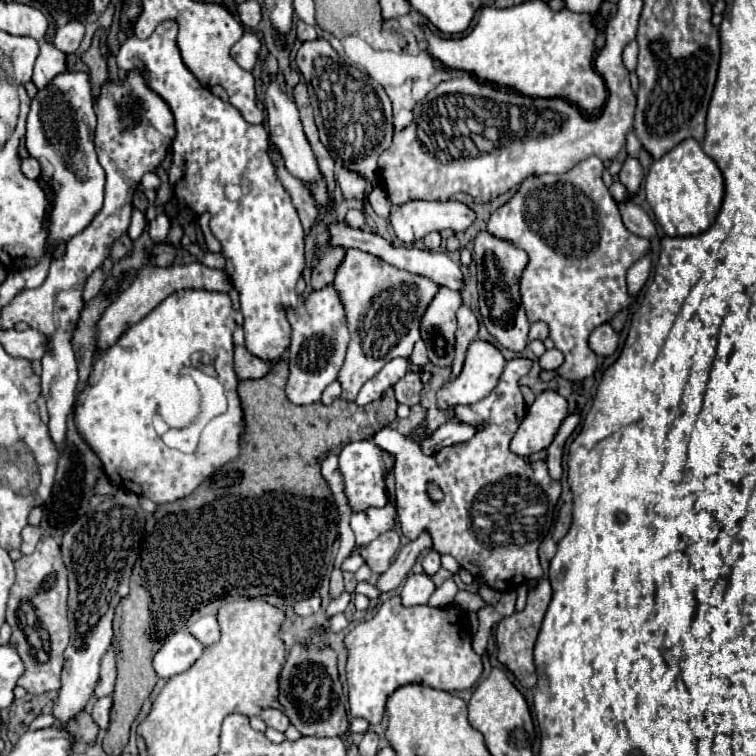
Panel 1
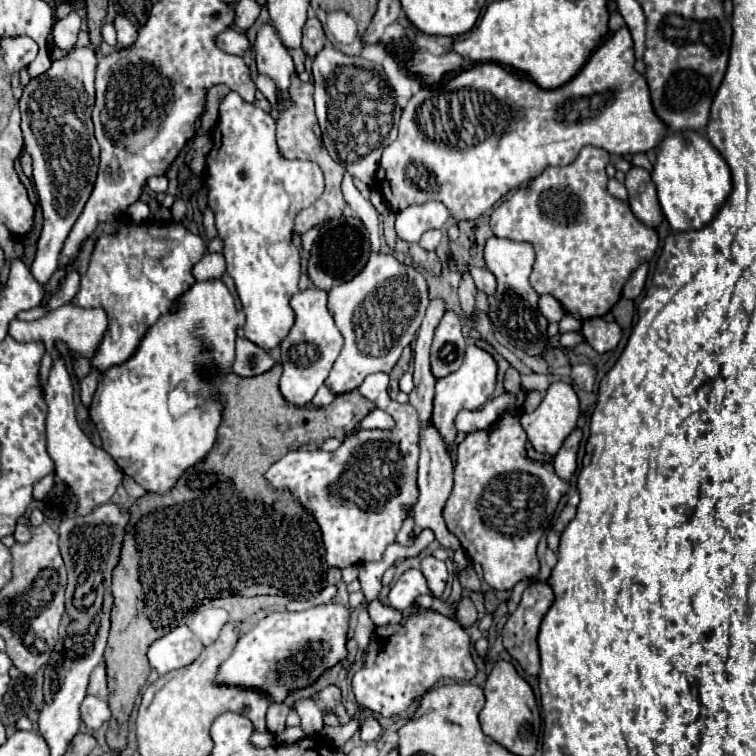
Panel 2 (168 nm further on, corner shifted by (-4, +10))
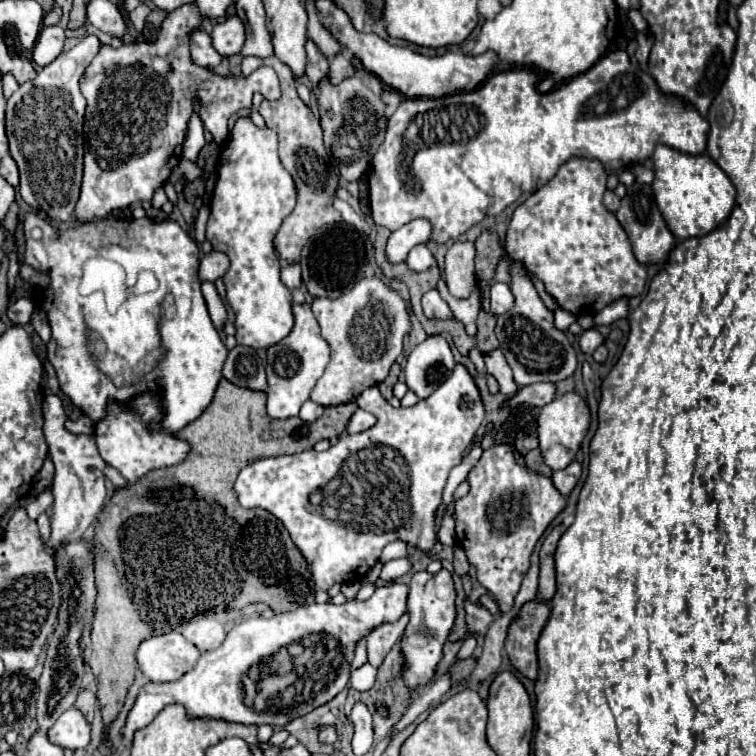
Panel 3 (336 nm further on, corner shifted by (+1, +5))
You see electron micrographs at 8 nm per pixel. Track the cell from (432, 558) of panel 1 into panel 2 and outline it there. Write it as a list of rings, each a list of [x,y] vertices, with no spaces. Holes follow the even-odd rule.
[[[426,556],[422,560],[422,568],[420,570],[422,570],[422,574],[428,580],[428,586],[432,590],[432,596],[434,598],[440,598],[442,596],[442,590],[444,590],[444,584],[446,584],[446,578],[448,578],[446,564],[442,560],[436,560],[434,556]]]

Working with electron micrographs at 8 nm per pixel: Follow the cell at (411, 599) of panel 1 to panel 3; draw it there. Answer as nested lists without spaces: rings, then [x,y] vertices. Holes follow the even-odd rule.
[[[389,583],[375,589],[375,593],[367,601],[347,601],[343,605],[335,603],[323,603],[323,605],[305,605],[289,613],[277,613],[271,619],[255,617],[245,619],[237,623],[225,637],[225,641],[211,651],[201,653],[197,665],[193,671],[185,673],[181,679],[171,683],[147,683],[139,695],[137,703],[133,703],[127,721],[121,729],[121,737],[133,739],[137,729],[143,729],[157,717],[161,709],[167,705],[183,705],[189,719],[221,719],[229,723],[241,723],[241,725],[273,725],[273,727],[285,727],[295,717],[303,717],[309,711],[317,709],[319,705],[329,703],[337,693],[343,691],[343,687],[349,683],[349,669],[351,661],[355,657],[355,647],[359,639],[367,637],[375,627],[381,623],[397,621],[407,611],[407,595],[409,587],[403,583]],[[311,633],[327,633],[339,641],[339,647],[343,649],[343,667],[319,667],[319,669],[307,669],[305,677],[305,705],[303,695],[291,693],[289,697],[279,693],[271,695],[269,701],[261,705],[261,709],[251,709],[243,701],[239,703],[239,675],[247,675],[251,669],[251,659],[265,659],[275,655],[281,647],[287,647],[293,641],[301,641],[303,637]]]

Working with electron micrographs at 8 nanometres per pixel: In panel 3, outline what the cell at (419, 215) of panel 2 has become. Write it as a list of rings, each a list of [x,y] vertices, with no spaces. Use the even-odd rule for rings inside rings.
[[[415,219],[407,225],[403,225],[401,229],[393,231],[387,247],[385,247],[385,257],[389,263],[401,263],[407,259],[407,253],[419,245],[419,243],[427,243],[431,237],[431,225],[425,219]]]

